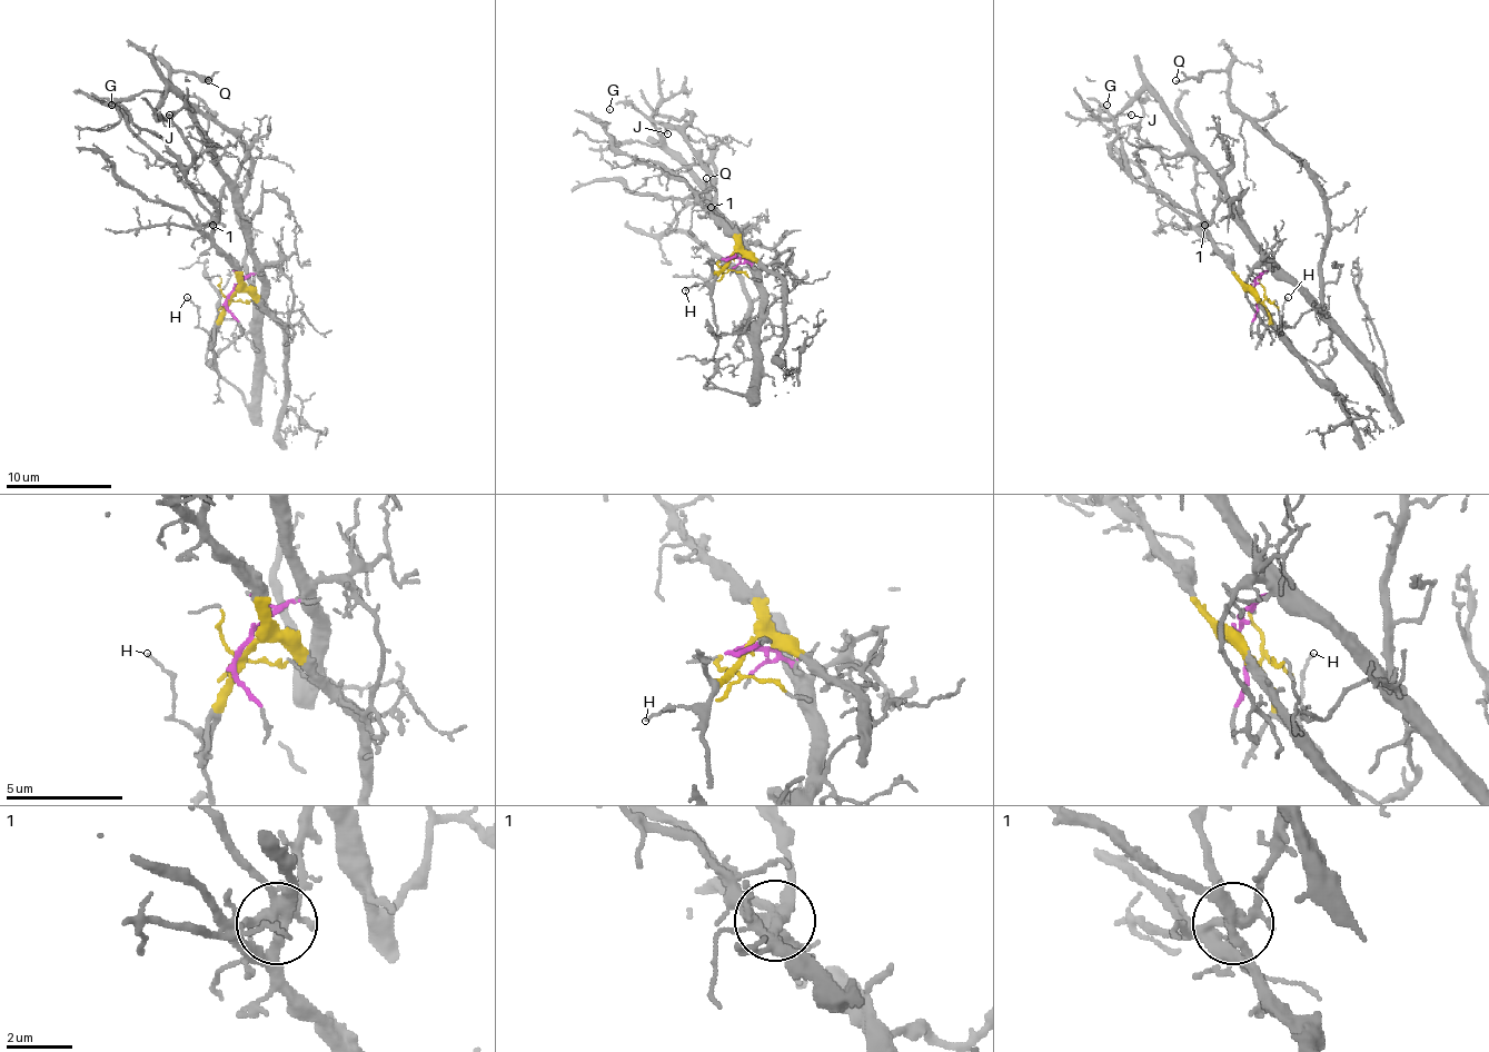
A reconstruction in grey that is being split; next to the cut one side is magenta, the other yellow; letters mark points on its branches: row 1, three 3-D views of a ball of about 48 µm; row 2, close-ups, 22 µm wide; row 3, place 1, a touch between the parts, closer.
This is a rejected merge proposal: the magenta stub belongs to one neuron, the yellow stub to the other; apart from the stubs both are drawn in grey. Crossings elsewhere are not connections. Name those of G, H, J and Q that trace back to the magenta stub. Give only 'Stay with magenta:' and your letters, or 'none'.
Stay with magenta: Q

